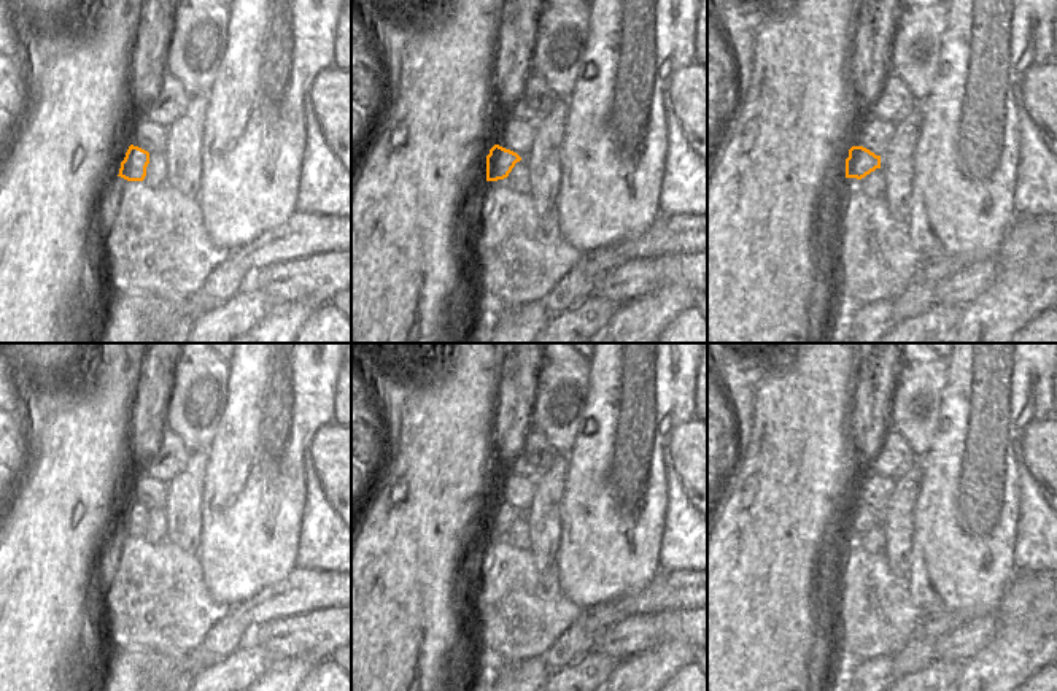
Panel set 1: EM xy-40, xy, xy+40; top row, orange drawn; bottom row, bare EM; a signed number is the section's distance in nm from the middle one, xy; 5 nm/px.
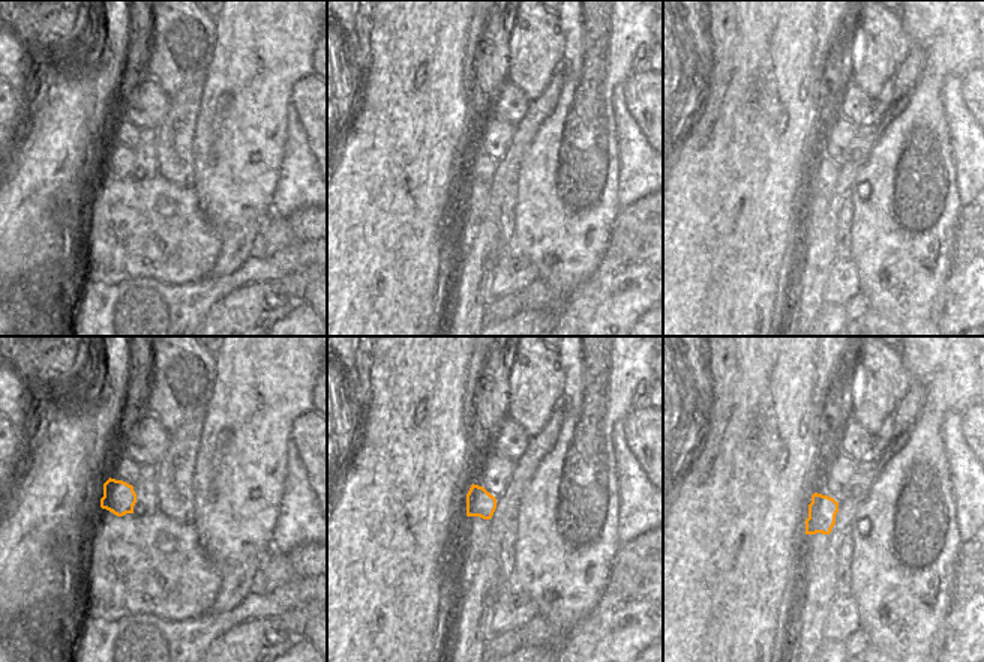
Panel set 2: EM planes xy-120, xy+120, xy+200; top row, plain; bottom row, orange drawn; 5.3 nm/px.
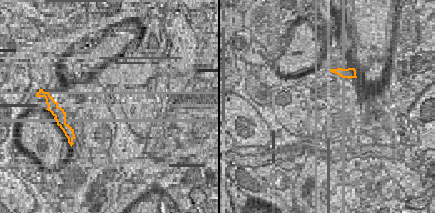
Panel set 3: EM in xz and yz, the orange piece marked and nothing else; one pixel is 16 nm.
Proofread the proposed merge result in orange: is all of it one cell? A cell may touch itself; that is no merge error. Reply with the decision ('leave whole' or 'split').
leave whole

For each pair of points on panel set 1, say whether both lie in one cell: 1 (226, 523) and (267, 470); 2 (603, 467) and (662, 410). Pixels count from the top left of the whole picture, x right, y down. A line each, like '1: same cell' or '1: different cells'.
1: same cell
2: same cell

